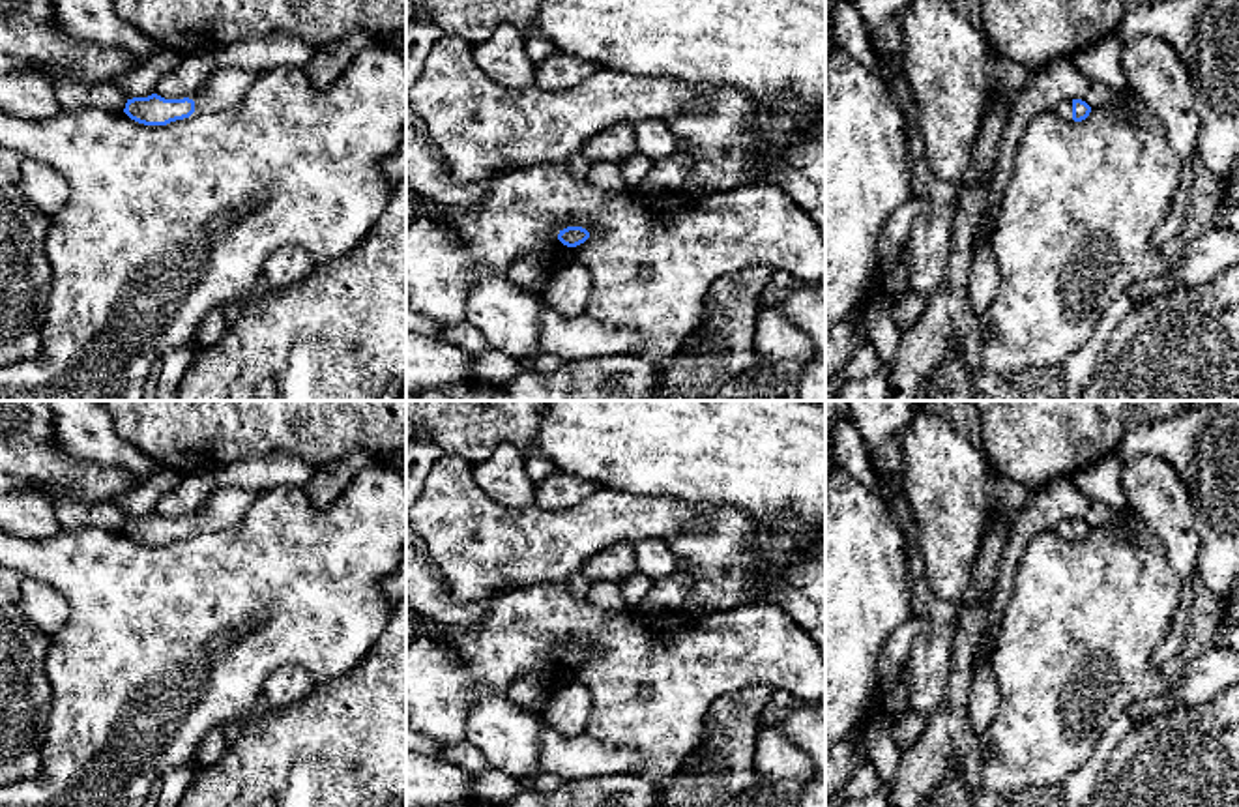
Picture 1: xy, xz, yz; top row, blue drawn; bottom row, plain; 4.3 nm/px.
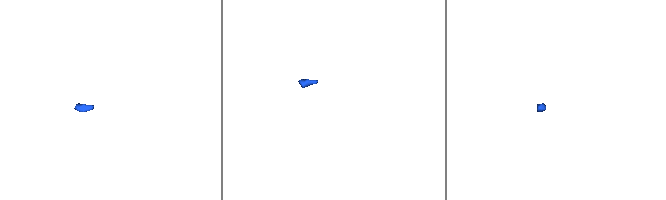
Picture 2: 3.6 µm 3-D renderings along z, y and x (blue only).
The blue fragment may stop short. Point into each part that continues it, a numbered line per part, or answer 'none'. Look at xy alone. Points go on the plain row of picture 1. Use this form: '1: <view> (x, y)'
1: xy (225, 508)

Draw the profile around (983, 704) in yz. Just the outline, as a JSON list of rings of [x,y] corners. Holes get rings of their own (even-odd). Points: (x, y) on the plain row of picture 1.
[[[994,642],[975,667],[975,676],[971,683],[971,698],[968,704],[971,728],[979,743],[979,755],[984,758],[988,755],[988,726],[998,712],[998,682],[992,672],[990,655],[994,652]]]

